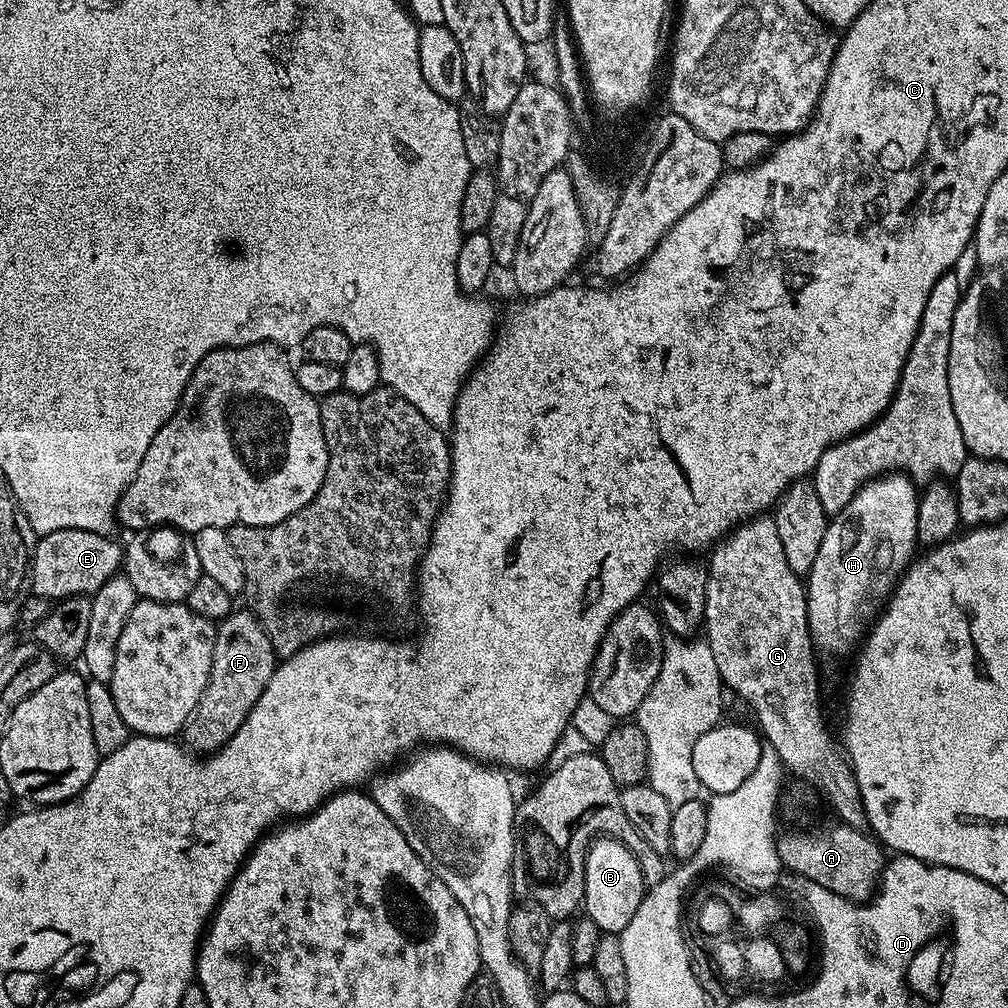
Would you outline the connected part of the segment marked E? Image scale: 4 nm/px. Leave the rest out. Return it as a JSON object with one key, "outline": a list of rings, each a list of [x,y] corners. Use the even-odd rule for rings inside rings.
{"outline":[[[54,530],[39,537],[32,551],[32,574],[30,592],[53,602],[65,600],[67,596],[92,596],[112,576],[121,571],[125,549],[112,540],[111,535],[103,536],[90,530]]]}

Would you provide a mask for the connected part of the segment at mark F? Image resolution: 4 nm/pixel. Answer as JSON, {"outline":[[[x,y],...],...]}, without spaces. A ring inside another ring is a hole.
{"outline":[[[233,610],[225,620],[219,621],[214,642],[214,658],[210,666],[210,678],[206,682],[206,690],[202,694],[198,706],[193,710],[192,717],[188,719],[182,733],[182,740],[185,740],[183,743],[189,749],[198,744],[198,746],[204,746],[204,754],[216,752],[230,738],[234,738],[238,726],[242,726],[242,722],[246,722],[246,714],[250,714],[250,710],[254,710],[254,702],[258,702],[258,698],[262,698],[262,690],[266,690],[266,682],[270,682],[278,663],[276,651],[262,622],[252,611],[243,611]]]}

